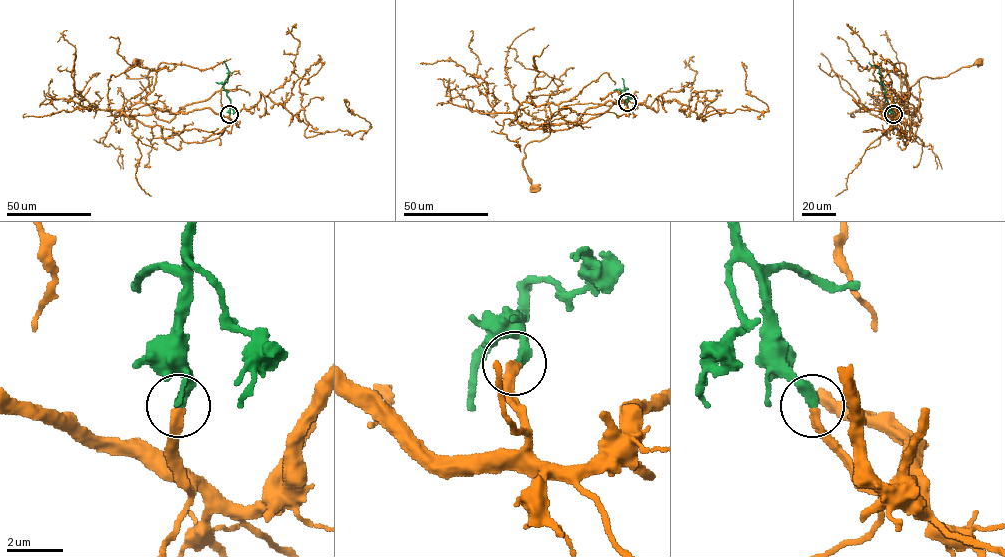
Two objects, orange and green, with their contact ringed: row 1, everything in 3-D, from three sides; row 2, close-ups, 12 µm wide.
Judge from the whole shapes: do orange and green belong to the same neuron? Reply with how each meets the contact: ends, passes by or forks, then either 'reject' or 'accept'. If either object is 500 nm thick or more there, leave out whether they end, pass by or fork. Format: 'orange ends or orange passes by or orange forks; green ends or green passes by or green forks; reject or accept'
orange ends; green ends; accept

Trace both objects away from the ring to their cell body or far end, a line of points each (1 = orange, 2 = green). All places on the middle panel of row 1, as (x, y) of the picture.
1: (627, 102), (609, 100), (559, 124), (519, 122), (516, 111), (549, 125), (523, 150), (534, 187)
2: (627, 102), (628, 97), (620, 91), (626, 88), (622, 78)

